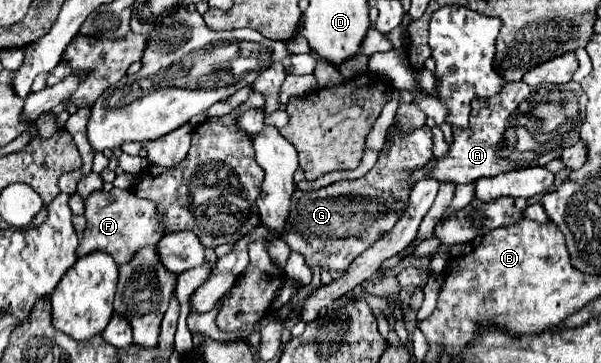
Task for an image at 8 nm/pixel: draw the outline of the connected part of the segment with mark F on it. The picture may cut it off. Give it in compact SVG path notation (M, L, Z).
M113 188L109 192L97 190L85 200L85 218L87 228L83 240L79 242L79 256L85 256L95 250L103 250L115 258L117 264L131 260L131 256L147 244L157 244L163 236L163 226L157 220L155 202L137 198L133 190Z

